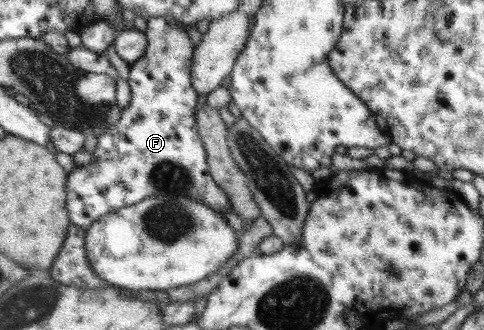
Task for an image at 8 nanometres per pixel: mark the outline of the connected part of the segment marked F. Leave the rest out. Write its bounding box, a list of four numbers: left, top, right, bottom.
[65,16,231,229]

